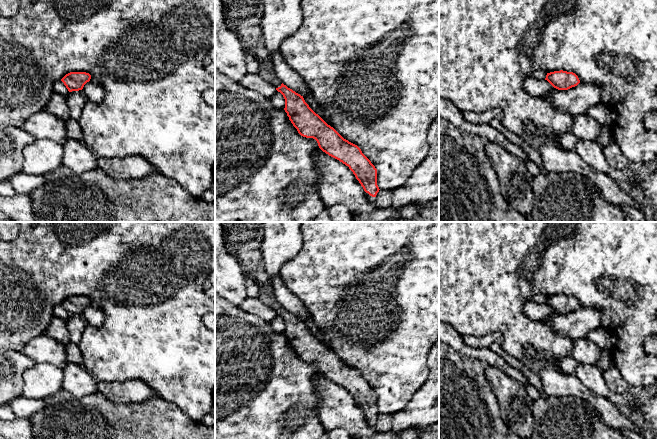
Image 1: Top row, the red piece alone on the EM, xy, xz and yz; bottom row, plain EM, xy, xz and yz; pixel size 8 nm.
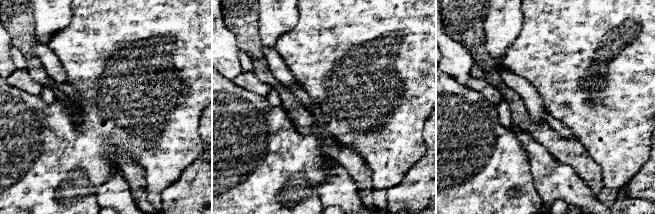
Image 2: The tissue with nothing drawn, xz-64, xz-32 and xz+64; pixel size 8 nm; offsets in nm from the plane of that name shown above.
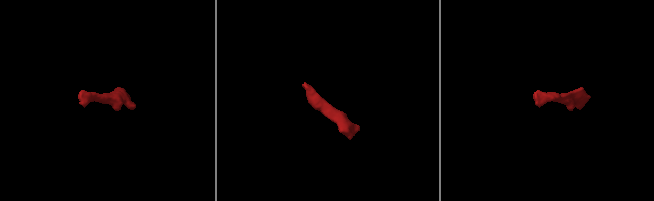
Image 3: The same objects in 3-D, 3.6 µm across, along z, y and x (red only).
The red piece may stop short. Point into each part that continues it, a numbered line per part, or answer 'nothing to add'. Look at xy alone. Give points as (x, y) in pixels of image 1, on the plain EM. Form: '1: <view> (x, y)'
nothing to add

